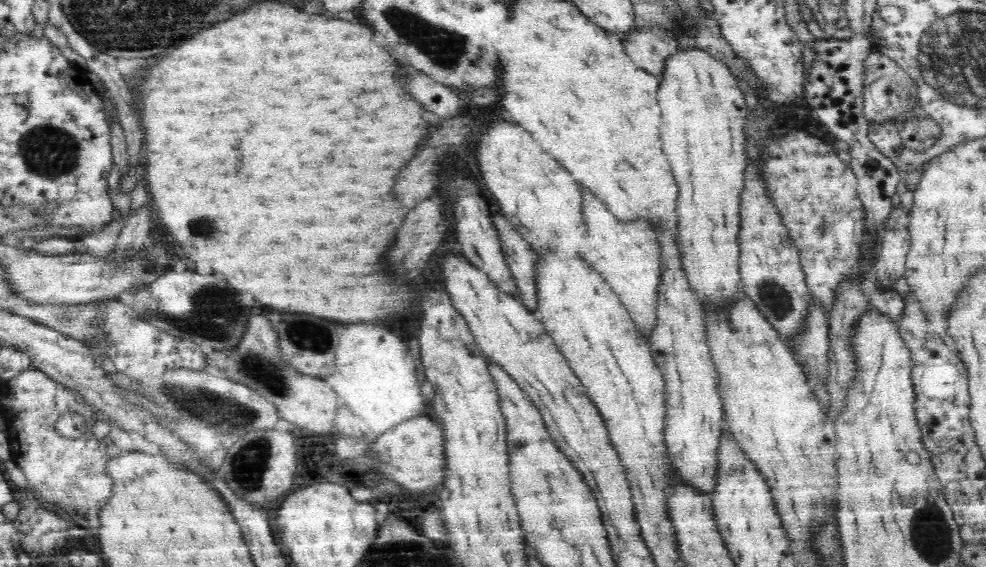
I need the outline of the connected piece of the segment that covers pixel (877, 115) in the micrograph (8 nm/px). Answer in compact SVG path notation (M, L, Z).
M873 50L867 56L865 114L869 122L904 117L909 97L904 91L905 74L892 59Z

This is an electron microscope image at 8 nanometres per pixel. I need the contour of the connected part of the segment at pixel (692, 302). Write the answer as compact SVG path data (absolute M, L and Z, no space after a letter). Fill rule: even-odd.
M662 232L659 236L664 246L667 270L662 274L663 284L659 290L658 324L649 336L655 361L666 381L665 440L681 484L689 492L712 502L720 484L720 422L724 406L716 394L716 378L713 376L715 368L700 305L684 278L680 253L676 250L672 232Z

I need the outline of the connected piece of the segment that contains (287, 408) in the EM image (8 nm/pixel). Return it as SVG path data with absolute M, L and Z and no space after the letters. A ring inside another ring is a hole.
M256 316L256 318L250 318L250 324L240 348L230 354L210 356L210 364L222 368L226 376L234 380L254 382L254 388L258 388L277 406L284 426L302 426L318 433L336 432L336 412L340 404L337 392L324 377L310 378L282 364L282 357L278 355L277 346L276 326L266 316Z

